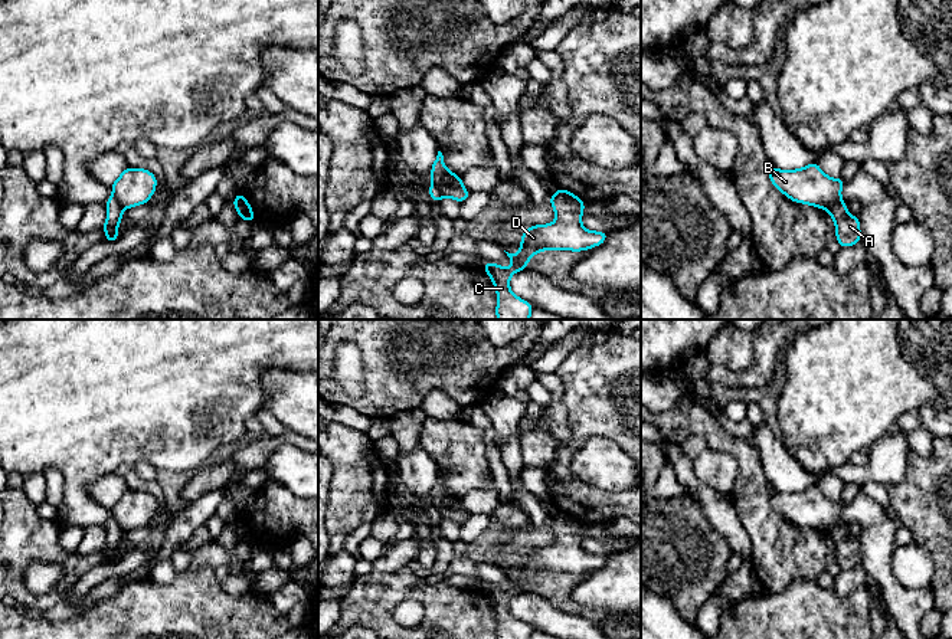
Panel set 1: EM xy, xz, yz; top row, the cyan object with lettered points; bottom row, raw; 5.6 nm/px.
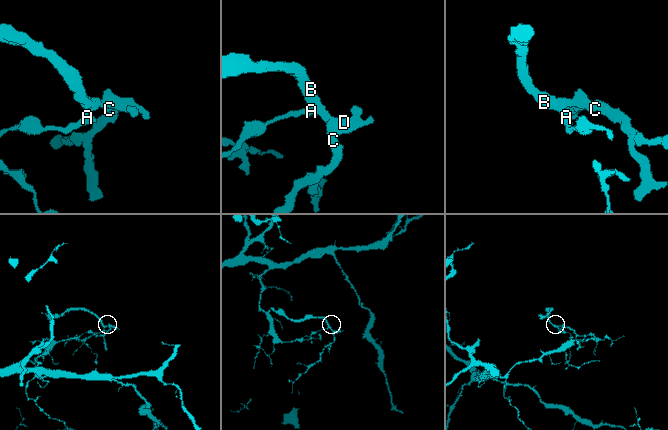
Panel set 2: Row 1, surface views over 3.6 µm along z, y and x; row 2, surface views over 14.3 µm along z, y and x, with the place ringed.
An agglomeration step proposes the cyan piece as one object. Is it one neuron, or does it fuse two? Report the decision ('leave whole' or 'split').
split

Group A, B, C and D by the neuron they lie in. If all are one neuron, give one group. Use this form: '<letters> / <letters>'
A / B C D

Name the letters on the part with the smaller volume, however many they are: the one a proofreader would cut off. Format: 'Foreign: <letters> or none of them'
Foreign: B, C, D

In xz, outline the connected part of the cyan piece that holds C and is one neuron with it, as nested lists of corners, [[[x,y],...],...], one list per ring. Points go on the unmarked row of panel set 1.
[[[557,511],[549,522],[556,535],[554,544],[534,547],[521,556],[520,574],[506,574],[513,587],[503,590],[494,584],[485,584],[482,589],[497,615],[497,639],[530,639],[534,629],[511,615],[510,600],[527,592],[533,577],[543,573],[589,573],[608,560],[608,554],[588,553],[582,548],[586,527],[573,515]]]

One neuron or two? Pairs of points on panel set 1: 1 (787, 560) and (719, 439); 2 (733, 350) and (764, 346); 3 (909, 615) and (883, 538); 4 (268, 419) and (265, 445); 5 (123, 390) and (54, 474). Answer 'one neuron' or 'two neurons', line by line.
1: one neuron
2: two neurons
3: one neuron
4: two neurons
5: two neurons

